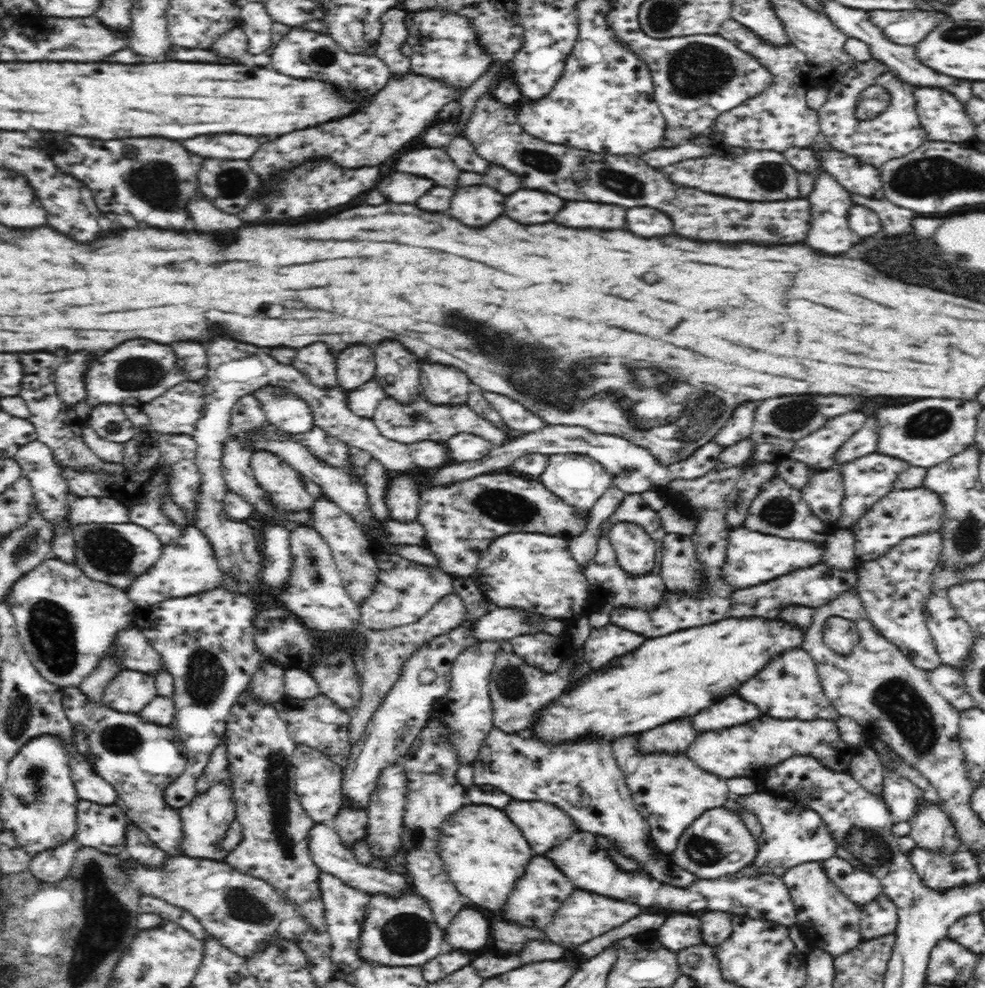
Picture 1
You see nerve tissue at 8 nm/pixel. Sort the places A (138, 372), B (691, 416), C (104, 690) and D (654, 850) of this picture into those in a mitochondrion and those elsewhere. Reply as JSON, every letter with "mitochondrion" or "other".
{"A":"mitochondrion","B":"mitochondrion","C":"other","D":"other"}

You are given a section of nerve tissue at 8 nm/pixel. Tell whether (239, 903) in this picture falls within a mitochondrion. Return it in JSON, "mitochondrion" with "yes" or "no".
{"mitochondrion":"yes"}

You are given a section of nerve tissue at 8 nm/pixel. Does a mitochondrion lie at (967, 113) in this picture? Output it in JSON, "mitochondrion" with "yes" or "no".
{"mitochondrion":"no"}

